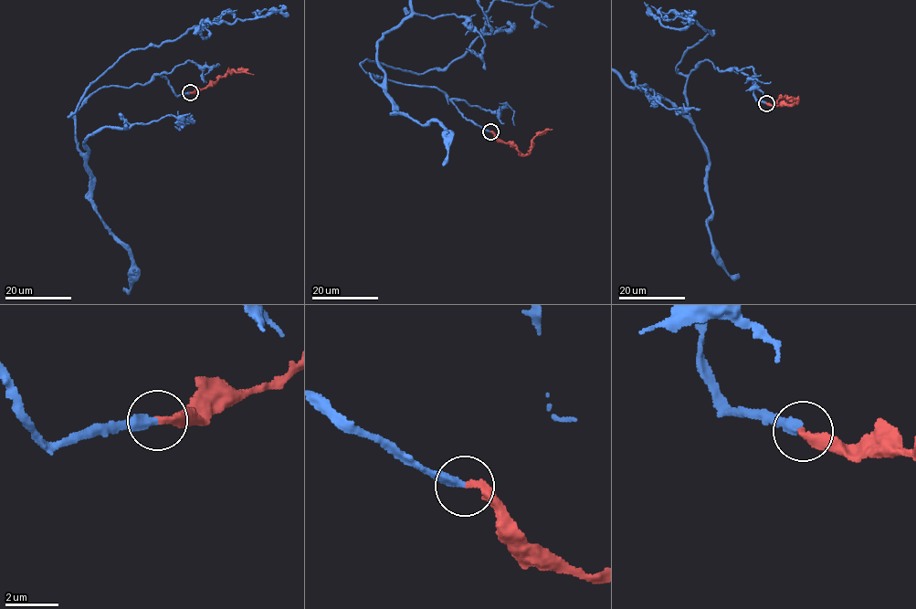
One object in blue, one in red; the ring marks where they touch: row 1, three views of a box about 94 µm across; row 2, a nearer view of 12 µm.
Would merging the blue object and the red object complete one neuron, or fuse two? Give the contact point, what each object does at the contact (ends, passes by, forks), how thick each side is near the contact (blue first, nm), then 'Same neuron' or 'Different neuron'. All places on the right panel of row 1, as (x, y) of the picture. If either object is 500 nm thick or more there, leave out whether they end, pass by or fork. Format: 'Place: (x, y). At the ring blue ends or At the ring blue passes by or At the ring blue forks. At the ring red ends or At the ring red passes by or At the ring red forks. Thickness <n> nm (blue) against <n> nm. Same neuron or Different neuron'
Place: (766, 103). At the ring blue ends. At the ring red ends. Thickness 280 nm (blue) against 280 nm. Same neuron

